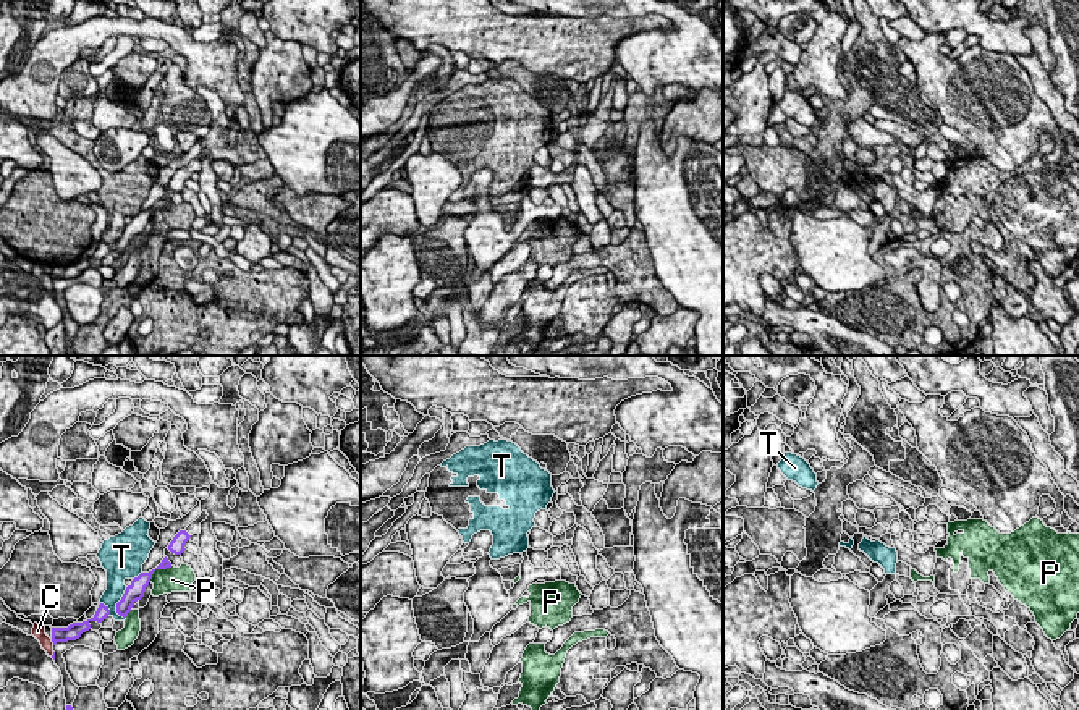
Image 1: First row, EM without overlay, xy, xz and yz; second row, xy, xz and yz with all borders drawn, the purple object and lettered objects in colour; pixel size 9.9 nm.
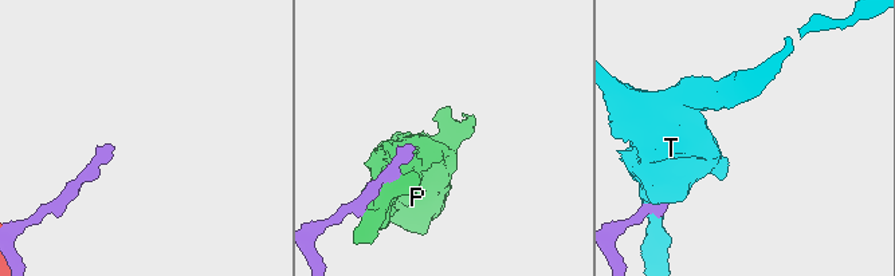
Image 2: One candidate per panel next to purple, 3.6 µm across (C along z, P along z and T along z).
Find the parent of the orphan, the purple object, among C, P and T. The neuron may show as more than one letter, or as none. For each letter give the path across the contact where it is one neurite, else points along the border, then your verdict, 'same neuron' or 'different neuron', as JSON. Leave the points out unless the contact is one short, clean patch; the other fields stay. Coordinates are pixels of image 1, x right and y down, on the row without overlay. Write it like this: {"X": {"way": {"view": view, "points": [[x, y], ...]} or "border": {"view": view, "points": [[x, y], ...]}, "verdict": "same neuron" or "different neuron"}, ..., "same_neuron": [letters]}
{"C": {"border": {"view": "xy", "points": [[50, 277], [54, 282]]}, "verdict": "different neuron"}, "P": {"verdict": "different neuron"}, "T": {"verdict": "different neuron"}, "same_neuron": []}

